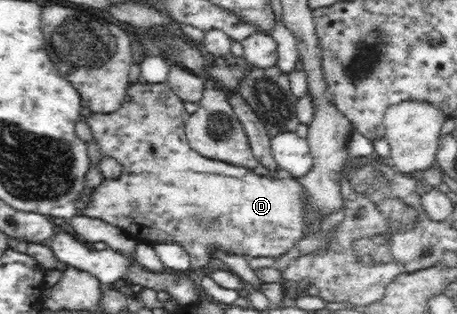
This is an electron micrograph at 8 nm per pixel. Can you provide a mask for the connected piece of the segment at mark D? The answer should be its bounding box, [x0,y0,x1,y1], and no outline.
[83,82,327,268]

